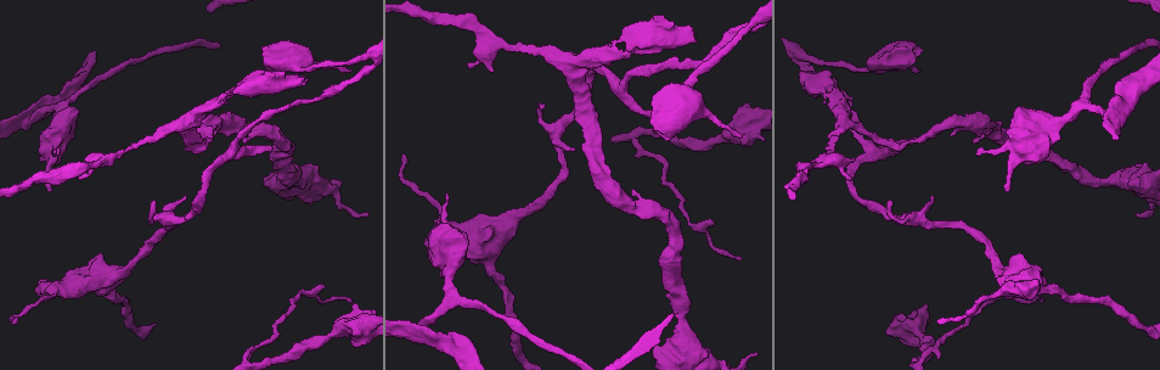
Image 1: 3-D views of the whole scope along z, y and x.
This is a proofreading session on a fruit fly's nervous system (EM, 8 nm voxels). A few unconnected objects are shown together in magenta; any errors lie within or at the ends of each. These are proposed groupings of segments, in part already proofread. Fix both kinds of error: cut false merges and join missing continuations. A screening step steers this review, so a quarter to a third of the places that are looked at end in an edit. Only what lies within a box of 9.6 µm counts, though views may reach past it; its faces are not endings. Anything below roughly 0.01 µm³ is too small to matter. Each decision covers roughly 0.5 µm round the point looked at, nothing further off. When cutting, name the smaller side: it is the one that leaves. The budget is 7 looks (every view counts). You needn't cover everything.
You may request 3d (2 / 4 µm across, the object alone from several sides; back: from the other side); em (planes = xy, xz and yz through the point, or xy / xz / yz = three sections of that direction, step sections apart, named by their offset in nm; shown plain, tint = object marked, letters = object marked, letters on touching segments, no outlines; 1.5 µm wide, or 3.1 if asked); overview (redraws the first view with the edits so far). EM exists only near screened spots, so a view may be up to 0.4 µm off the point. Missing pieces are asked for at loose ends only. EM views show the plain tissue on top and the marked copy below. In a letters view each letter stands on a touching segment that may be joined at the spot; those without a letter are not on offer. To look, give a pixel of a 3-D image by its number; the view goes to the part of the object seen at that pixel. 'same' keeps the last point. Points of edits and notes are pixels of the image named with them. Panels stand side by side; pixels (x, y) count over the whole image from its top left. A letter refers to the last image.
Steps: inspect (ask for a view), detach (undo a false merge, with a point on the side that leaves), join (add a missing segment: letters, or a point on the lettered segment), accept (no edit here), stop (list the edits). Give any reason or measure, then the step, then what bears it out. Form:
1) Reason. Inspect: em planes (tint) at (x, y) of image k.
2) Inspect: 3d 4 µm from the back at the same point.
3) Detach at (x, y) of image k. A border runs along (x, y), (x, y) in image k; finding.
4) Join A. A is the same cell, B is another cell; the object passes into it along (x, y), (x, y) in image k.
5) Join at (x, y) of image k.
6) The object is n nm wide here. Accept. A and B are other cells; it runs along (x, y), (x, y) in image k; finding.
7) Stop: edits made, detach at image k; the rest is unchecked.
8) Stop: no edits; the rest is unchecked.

Thick end. Inspect: em planes (tint) at (40, 280) of image 1.

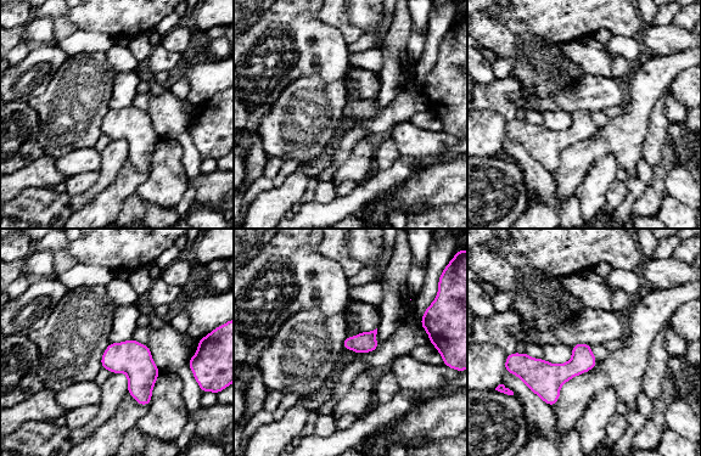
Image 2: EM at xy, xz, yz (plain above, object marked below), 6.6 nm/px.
Inspect: em planes (letters) at the same point.

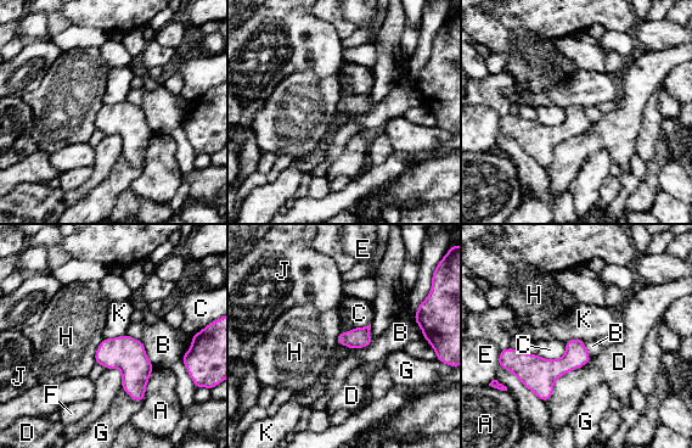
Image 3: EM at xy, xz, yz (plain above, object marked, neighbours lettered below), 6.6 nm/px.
Accept. A, B, C, D, E, F, G, H, J and K are other cells; a border runs along (124, 334), (105, 339) in image 3; none of them fits.

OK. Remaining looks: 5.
Three-way junction. Inspect: em xz step 4 (tint) at (852, 124) of image 1.

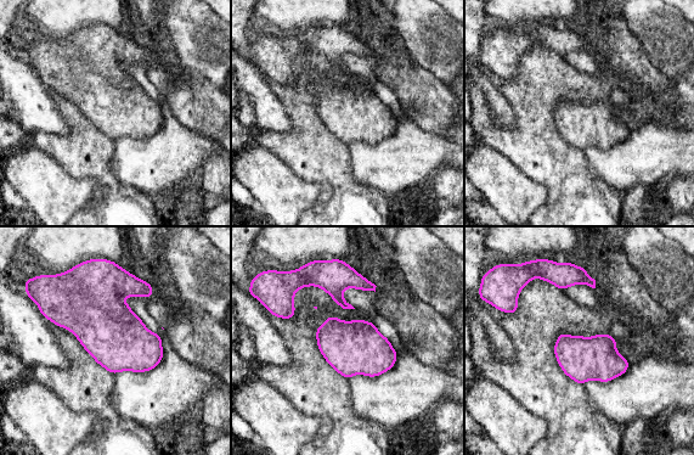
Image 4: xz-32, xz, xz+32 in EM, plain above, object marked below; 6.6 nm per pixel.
Inspect: em planes (tint) at the same point.

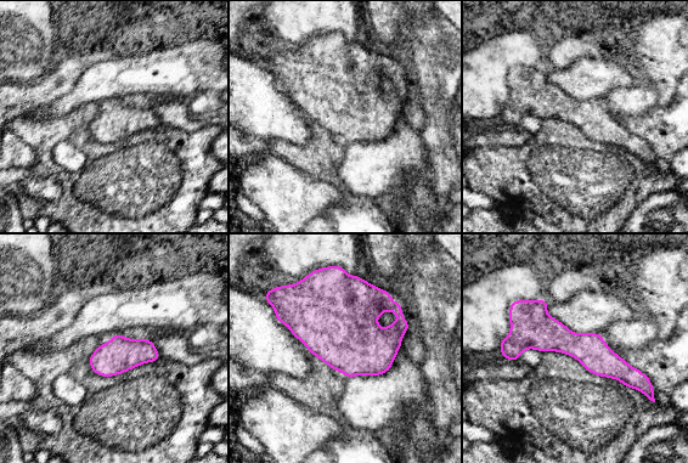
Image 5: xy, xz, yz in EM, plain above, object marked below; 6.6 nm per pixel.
What lies round it. Inspect: em planes (letters) at the same point.

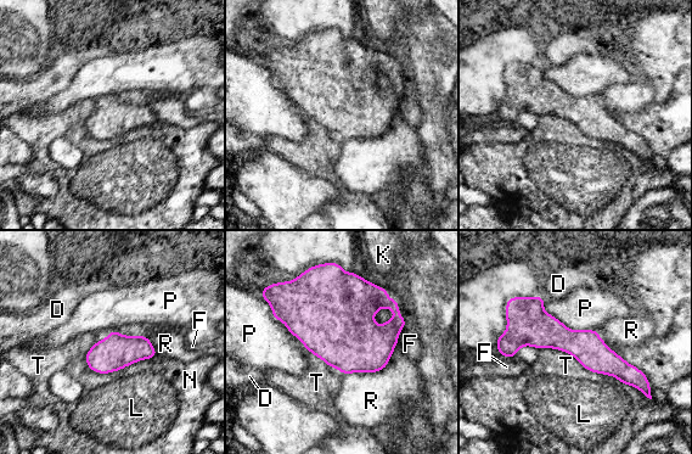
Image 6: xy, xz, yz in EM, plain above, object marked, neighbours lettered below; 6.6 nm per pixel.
Accept. D, F, K, L, N, P, R and T are other cells; continuous, no second neuron.

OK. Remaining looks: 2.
Inspect: em planes (letters) at (269, 148) of image 1.

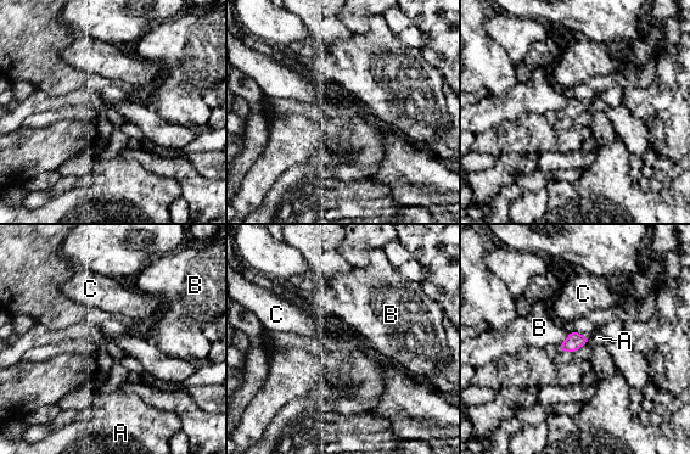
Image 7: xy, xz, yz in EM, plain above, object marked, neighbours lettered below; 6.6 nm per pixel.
The longest contact is with B, 130 nm. Accept. A, B and C are other cells; a border runs along (568, 332), (568, 336), (557, 347) in image 7; none of them fits.

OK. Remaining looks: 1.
Stop: no edits; the rest is unchecked.

